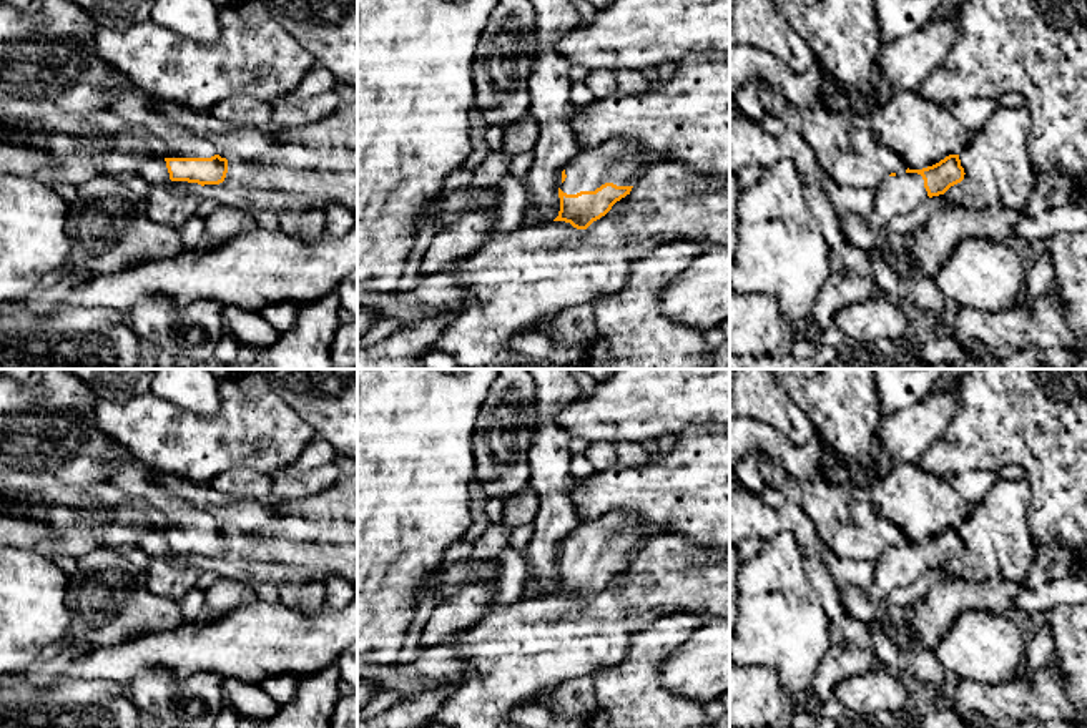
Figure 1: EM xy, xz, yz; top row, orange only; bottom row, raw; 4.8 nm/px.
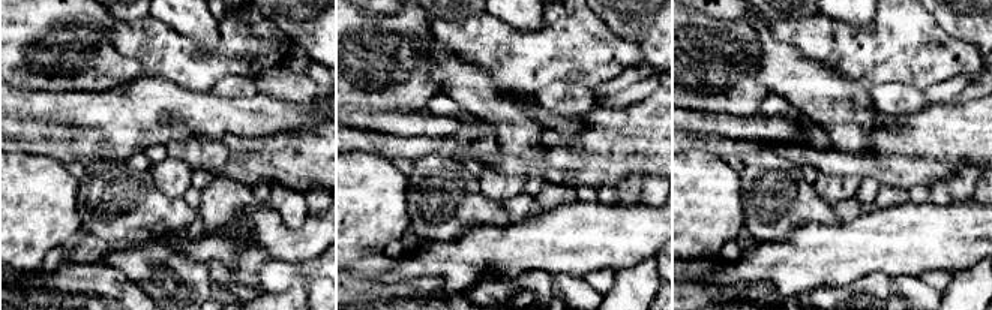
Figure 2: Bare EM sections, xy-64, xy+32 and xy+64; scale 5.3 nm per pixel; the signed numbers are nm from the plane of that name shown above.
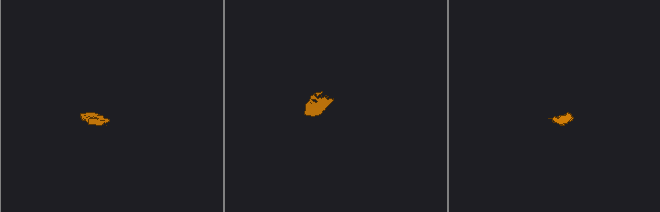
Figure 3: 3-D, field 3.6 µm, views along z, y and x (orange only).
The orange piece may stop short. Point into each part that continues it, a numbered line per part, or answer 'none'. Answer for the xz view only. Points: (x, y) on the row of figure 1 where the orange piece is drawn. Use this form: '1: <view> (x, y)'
1: xz (622, 162)

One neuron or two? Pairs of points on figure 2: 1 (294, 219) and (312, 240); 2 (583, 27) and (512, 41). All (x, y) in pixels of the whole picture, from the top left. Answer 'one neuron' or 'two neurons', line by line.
1: two neurons
2: one neuron

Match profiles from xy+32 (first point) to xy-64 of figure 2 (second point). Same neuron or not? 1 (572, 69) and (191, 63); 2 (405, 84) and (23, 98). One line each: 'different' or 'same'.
1: same
2: different

